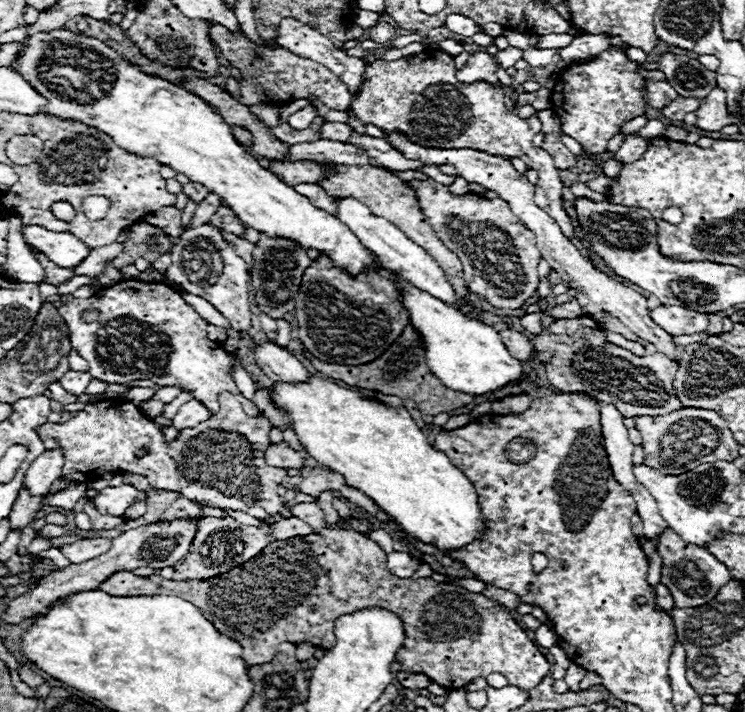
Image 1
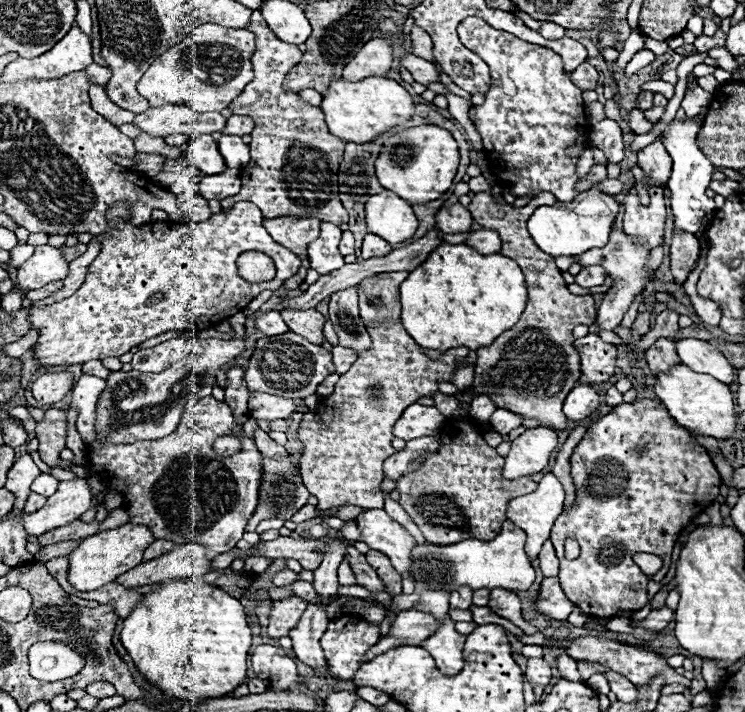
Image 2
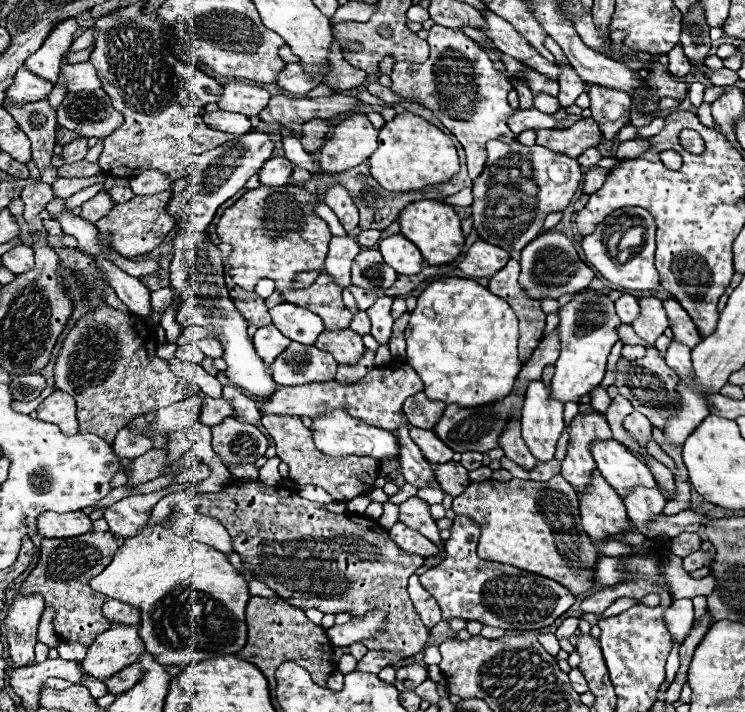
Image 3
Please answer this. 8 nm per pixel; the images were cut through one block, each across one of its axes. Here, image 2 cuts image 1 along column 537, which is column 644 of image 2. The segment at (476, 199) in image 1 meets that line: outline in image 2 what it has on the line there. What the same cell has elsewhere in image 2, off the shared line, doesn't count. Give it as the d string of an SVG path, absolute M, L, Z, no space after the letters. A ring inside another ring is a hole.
M612 230L610 232L610 242L604 248L592 248L588 252L582 252L580 256L576 256L576 262L580 266L602 266L606 270L606 274L612 278L612 288L604 294L604 300L598 308L598 318L596 324L602 330L614 330L624 314L628 312L630 304L634 302L634 298L646 290L646 286L654 280L656 272L646 272L646 262L650 258L650 250L644 248L640 242L634 242L632 236L628 236L624 230Z

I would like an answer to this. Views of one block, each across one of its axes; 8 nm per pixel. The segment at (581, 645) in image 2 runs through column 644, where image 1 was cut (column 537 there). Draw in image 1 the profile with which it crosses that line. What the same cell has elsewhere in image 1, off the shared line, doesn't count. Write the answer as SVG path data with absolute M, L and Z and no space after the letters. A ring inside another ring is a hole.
M324 528L322 534L298 536L290 540L274 540L270 542L258 556L250 558L246 564L232 568L226 574L218 574L208 580L166 580L162 576L134 576L132 572L114 572L108 580L104 580L98 590L110 596L154 596L154 594L170 594L184 600L190 600L212 624L218 632L232 636L244 648L246 664L268 664L280 642L288 640L294 644L310 642L318 648L330 650L336 642L334 638L334 622L342 614L356 612L358 608L380 606L392 608L398 612L406 624L406 648L398 652L398 662L402 670L412 674L426 674L432 682L444 686L446 690L456 690L466 686L470 680L482 676L486 678L492 672L500 672L508 678L510 686L518 686L520 690L532 690L540 684L540 680L548 674L550 664L538 652L536 644L526 636L526 632L516 624L510 616L510 610L484 594L468 592L456 584L442 584L432 578L398 578L386 568L386 552L372 542L370 538L352 532L352 530L332 530Z

